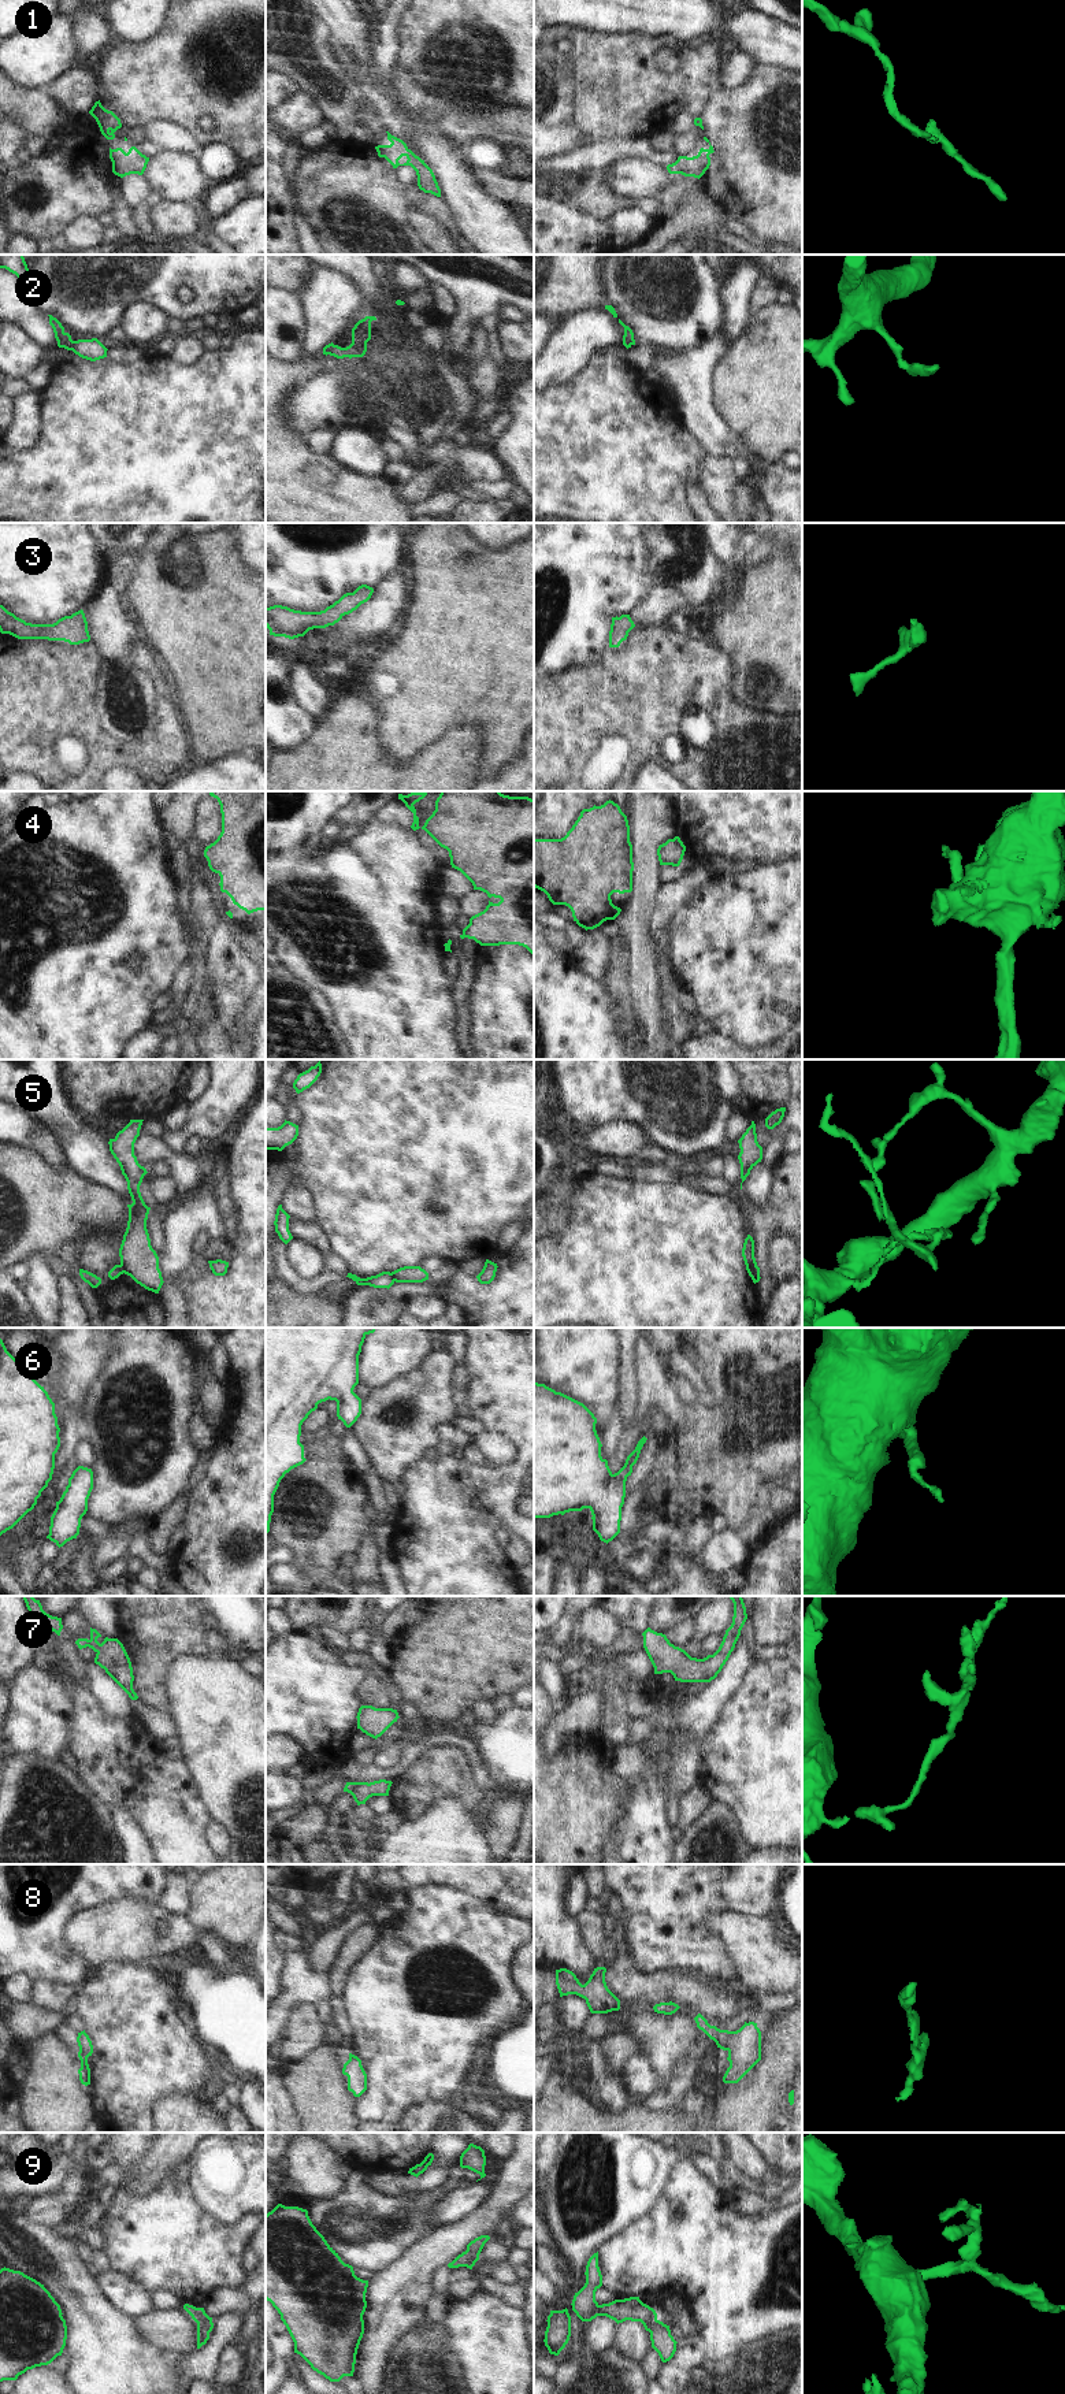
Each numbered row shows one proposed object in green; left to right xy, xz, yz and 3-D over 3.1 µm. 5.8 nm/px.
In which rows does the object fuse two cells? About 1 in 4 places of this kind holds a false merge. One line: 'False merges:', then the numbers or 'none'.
False merges: 5

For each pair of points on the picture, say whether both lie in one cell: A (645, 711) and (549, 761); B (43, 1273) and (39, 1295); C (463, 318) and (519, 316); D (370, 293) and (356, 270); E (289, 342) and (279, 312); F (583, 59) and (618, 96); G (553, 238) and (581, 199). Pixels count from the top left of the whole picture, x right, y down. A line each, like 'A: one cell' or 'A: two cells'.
A: one cell
B: one cell
C: two cells
D: one cell
E: one cell
F: one cell
G: two cells

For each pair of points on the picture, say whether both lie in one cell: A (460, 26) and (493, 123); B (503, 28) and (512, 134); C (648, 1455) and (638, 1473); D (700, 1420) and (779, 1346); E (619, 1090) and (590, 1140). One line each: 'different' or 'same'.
A: different
B: different
C: same
D: same
E: different

